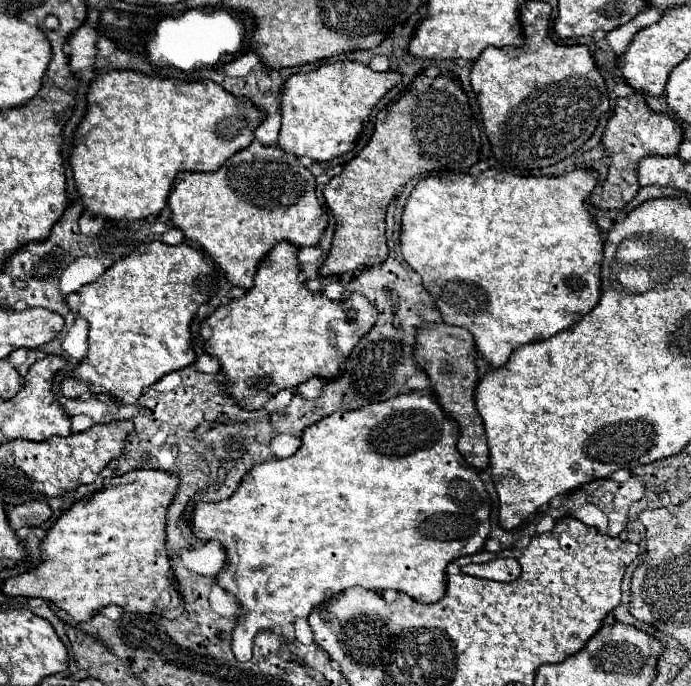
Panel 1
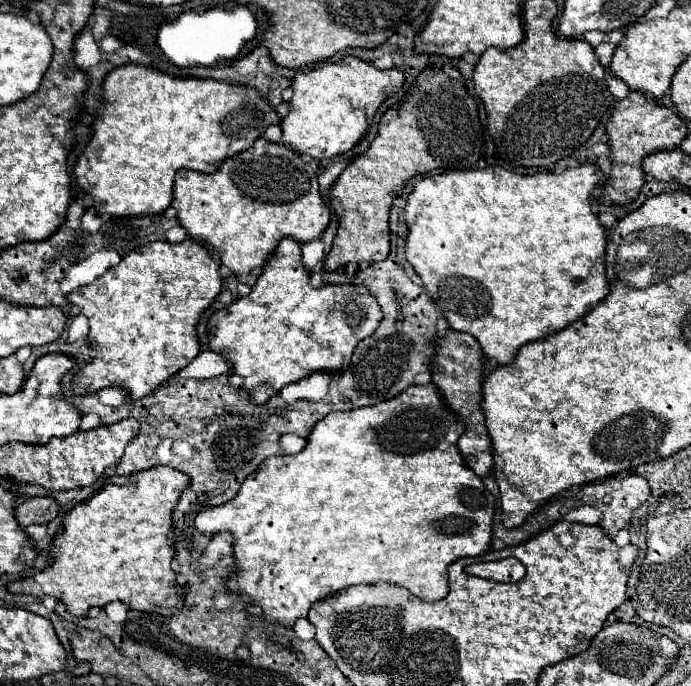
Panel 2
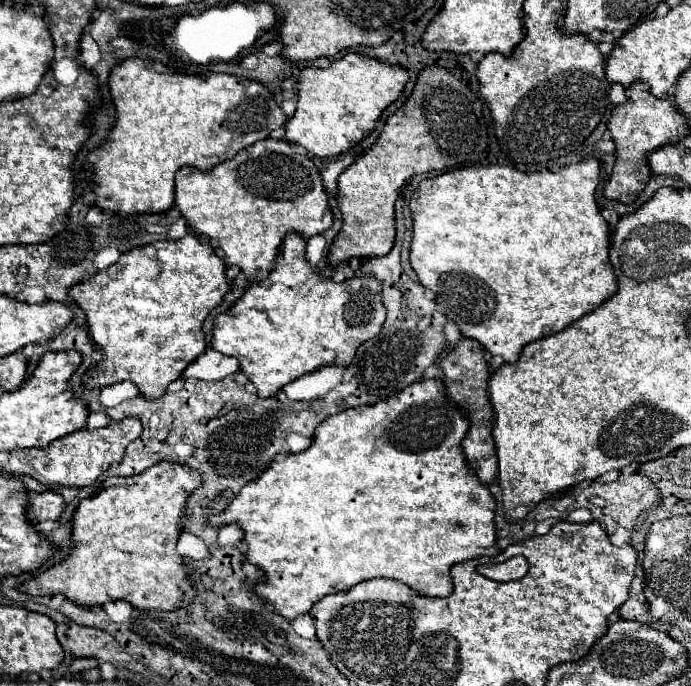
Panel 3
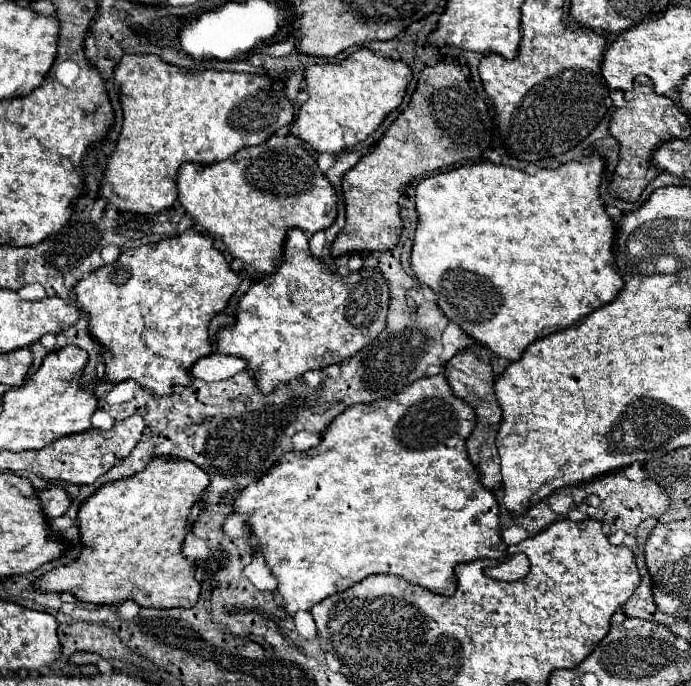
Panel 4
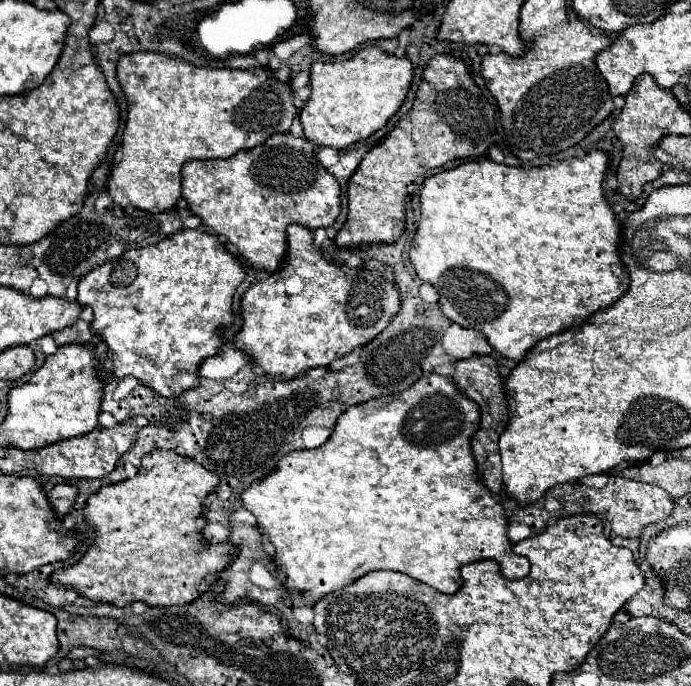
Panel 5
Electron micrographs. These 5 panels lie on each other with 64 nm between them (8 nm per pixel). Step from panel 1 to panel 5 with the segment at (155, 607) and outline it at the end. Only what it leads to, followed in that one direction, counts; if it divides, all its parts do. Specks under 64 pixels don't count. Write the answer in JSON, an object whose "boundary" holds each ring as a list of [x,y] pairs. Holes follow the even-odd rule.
{"boundary":[[[152,450],[142,458],[138,474],[118,484],[102,486],[88,498],[84,518],[96,528],[96,540],[74,566],[52,574],[52,582],[66,588],[76,588],[82,596],[94,602],[110,602],[114,606],[128,606],[130,602],[146,602],[150,606],[182,606],[196,600],[216,582],[218,574],[234,560],[238,546],[232,542],[210,544],[202,536],[198,520],[204,518],[204,500],[218,486],[220,478],[206,470],[192,458],[180,456],[172,450]]]}

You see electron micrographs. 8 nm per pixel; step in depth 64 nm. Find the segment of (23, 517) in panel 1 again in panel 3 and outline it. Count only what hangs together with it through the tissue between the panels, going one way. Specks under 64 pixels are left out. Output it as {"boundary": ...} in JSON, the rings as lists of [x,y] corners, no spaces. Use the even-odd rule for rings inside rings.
{"boundary":[[[48,490],[42,494],[36,494],[30,502],[28,516],[32,522],[44,522],[44,520],[58,520],[64,510],[64,498],[62,494]]]}

